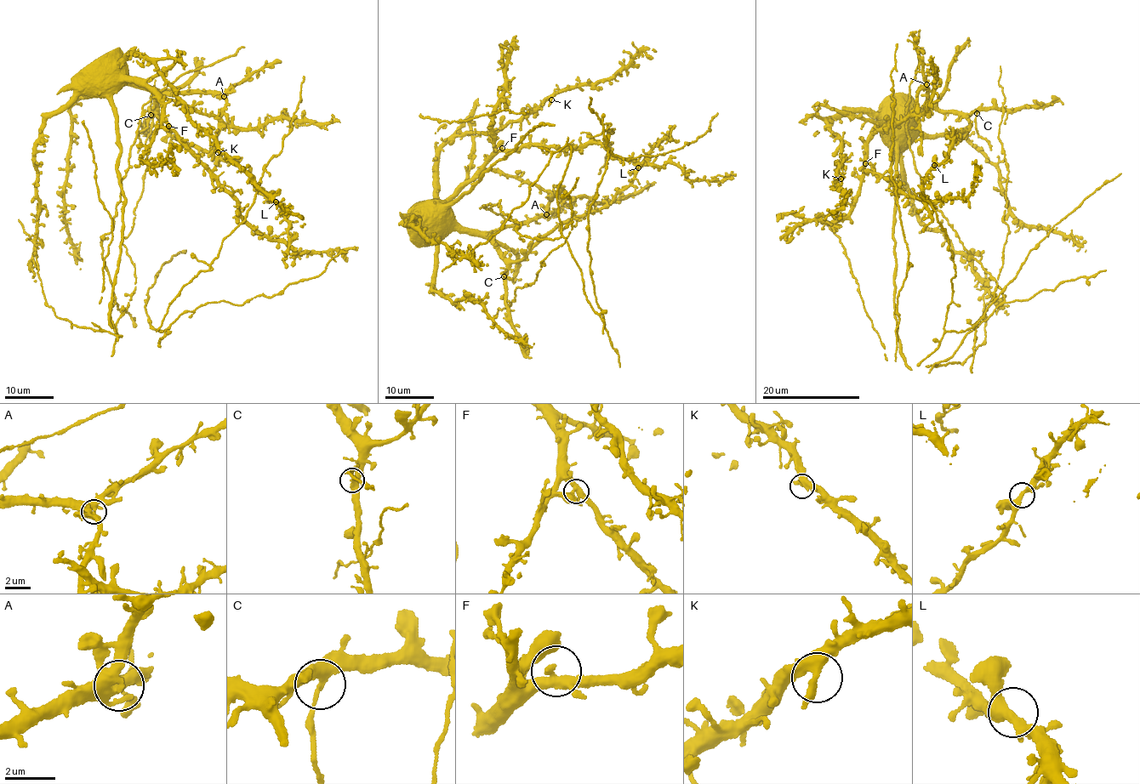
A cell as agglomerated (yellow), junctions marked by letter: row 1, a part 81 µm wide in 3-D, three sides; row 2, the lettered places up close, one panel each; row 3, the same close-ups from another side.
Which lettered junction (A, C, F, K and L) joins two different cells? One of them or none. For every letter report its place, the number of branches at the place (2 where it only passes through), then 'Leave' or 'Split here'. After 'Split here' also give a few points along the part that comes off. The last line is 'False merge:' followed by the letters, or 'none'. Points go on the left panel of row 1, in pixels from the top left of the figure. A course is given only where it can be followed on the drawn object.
A: Place: (224, 96). Branches: 3. Leave
C: Place: (151, 115). Branches: 3. Split here. Course of the part to remove: (151, 115), (147, 126), (139, 132), (138, 153)
F: Place: (168, 126). Branches: 3. Leave
K: Place: (218, 152). Branches: 3. Leave
L: Place: (276, 201). Branches: 3. Leave
False merge: C

